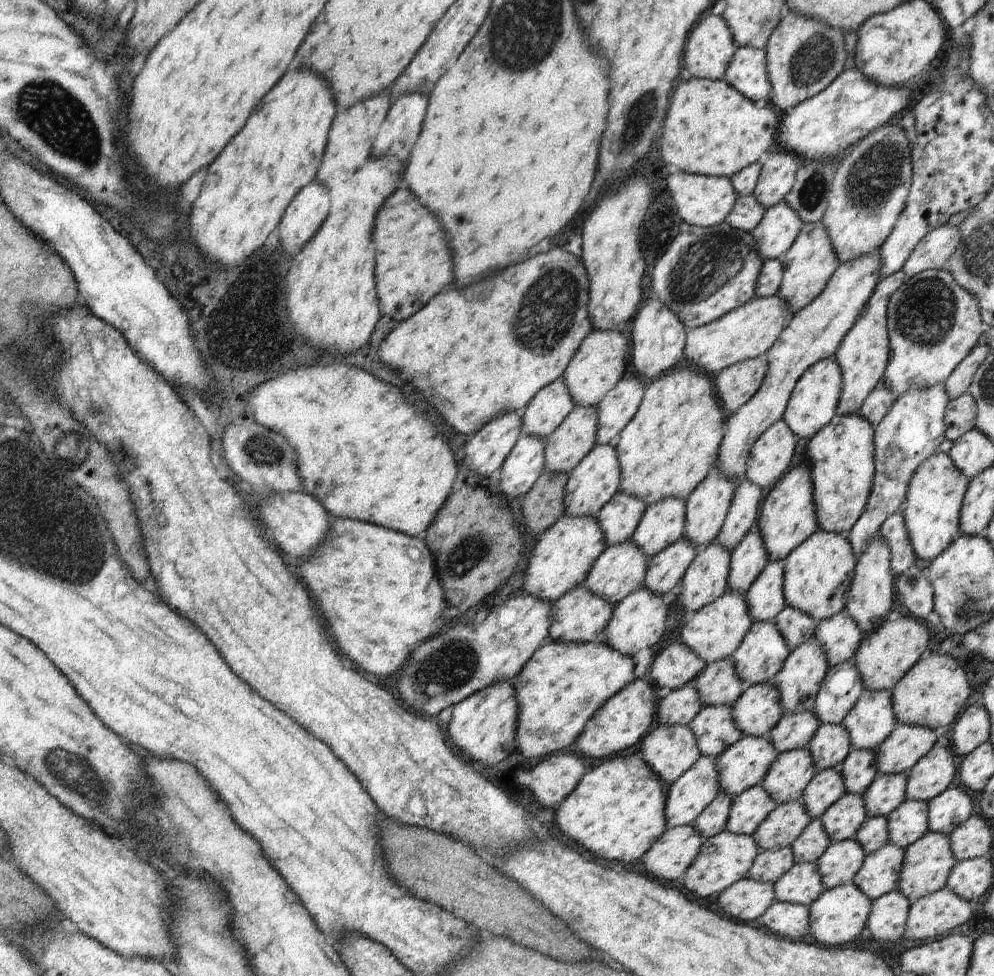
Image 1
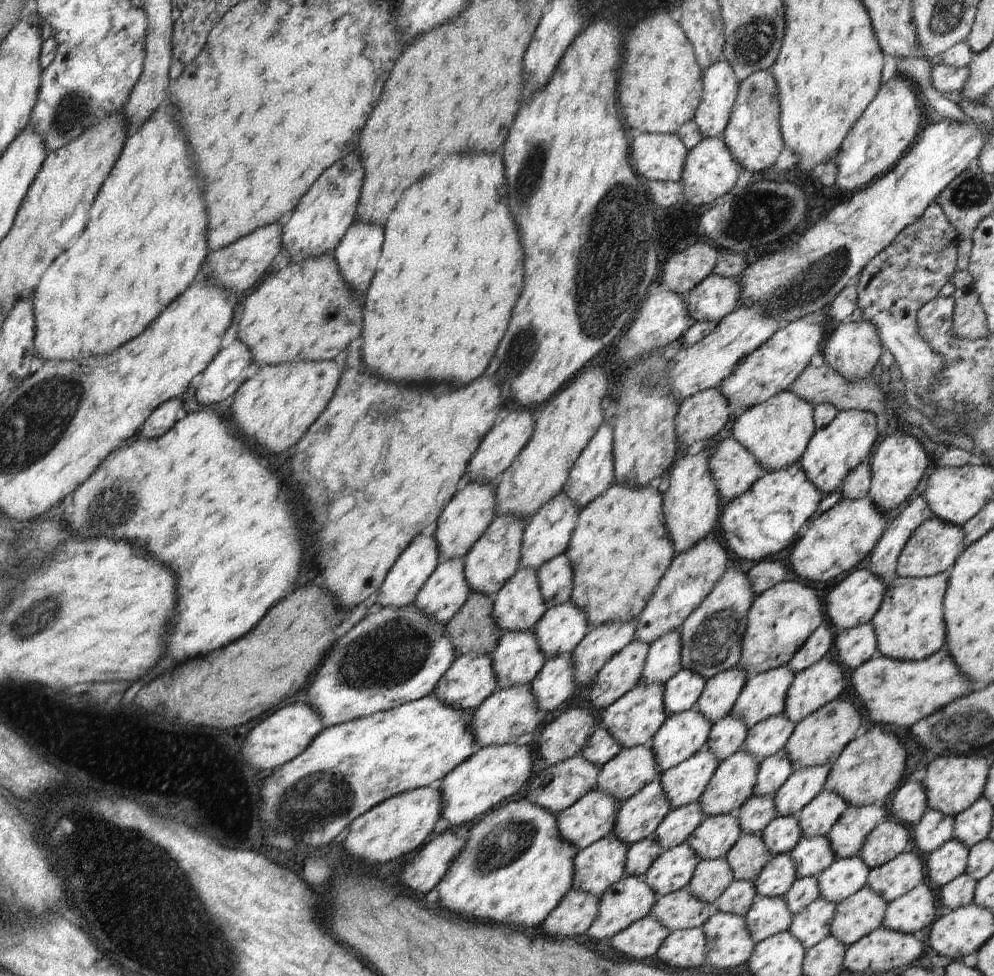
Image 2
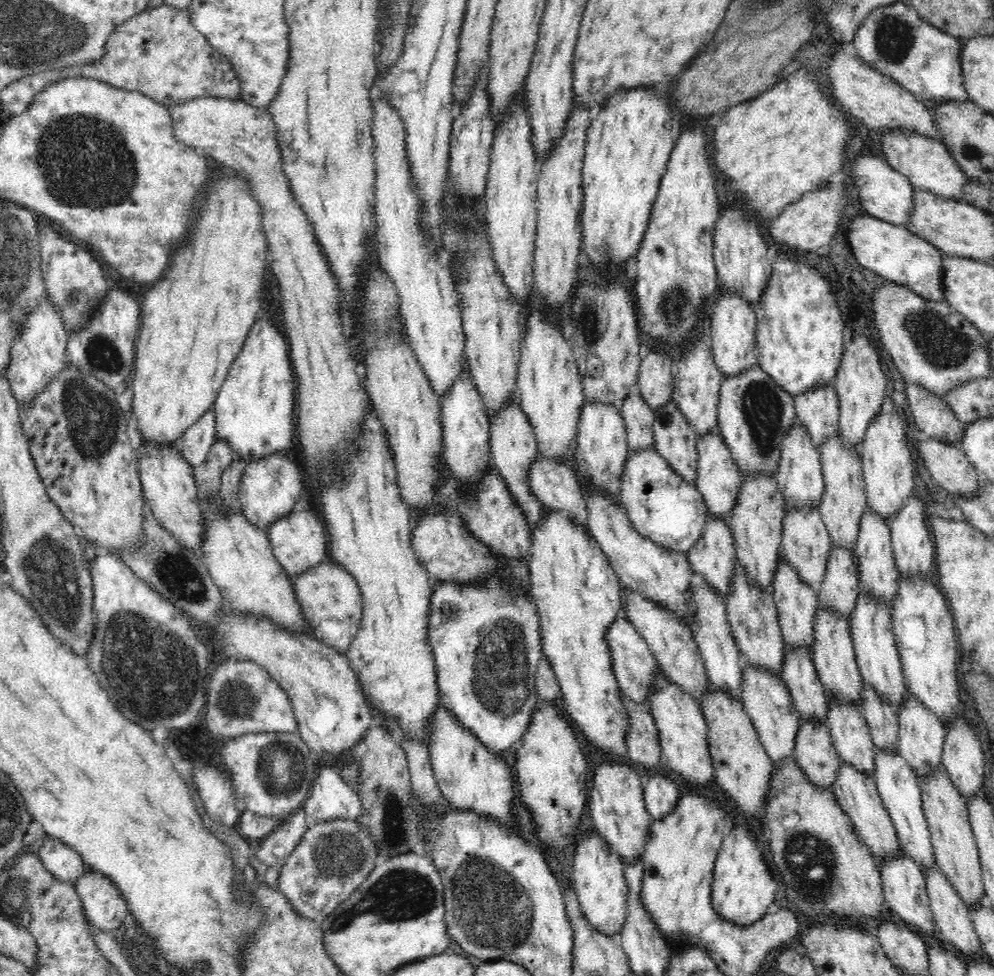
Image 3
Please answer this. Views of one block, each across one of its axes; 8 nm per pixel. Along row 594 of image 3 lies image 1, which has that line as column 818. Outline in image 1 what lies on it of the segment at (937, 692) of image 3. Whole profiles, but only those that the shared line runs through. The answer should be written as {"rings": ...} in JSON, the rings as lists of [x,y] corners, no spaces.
{"rings":[[[852,883],[824,889],[824,892],[807,906],[809,910],[809,934],[807,939],[830,948],[854,942],[866,926],[871,906],[872,900]]]}

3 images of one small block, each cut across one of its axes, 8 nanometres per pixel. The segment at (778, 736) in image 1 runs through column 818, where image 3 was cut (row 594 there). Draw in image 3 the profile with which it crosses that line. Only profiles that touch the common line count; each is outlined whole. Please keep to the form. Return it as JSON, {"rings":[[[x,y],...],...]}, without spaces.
{"rings":[[[708,514],[703,535],[690,548],[687,559],[696,577],[702,577],[725,598],[732,588],[731,576],[737,564],[735,542],[729,525],[716,515]]]}

